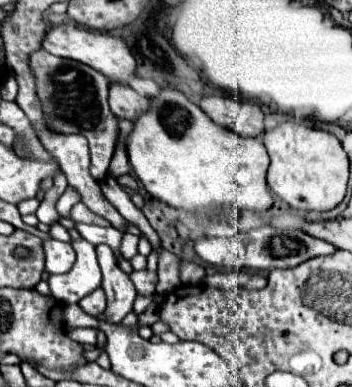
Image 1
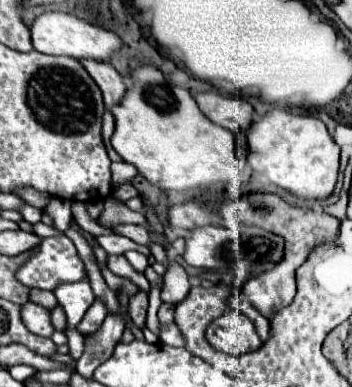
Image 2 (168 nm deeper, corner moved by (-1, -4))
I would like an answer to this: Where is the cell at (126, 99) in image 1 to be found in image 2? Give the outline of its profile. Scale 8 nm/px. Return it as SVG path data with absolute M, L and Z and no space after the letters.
M80 61L84 69L88 69L88 75L96 81L96 85L102 91L104 105L110 109L116 105L124 93L126 93L126 83L122 75L110 65L110 61Z

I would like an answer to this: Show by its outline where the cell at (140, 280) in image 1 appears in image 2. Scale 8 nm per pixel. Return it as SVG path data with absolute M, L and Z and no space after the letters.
M140 291L128 303L128 315L138 329L144 329L144 325L146 325L146 309L148 309L148 295L144 291Z

